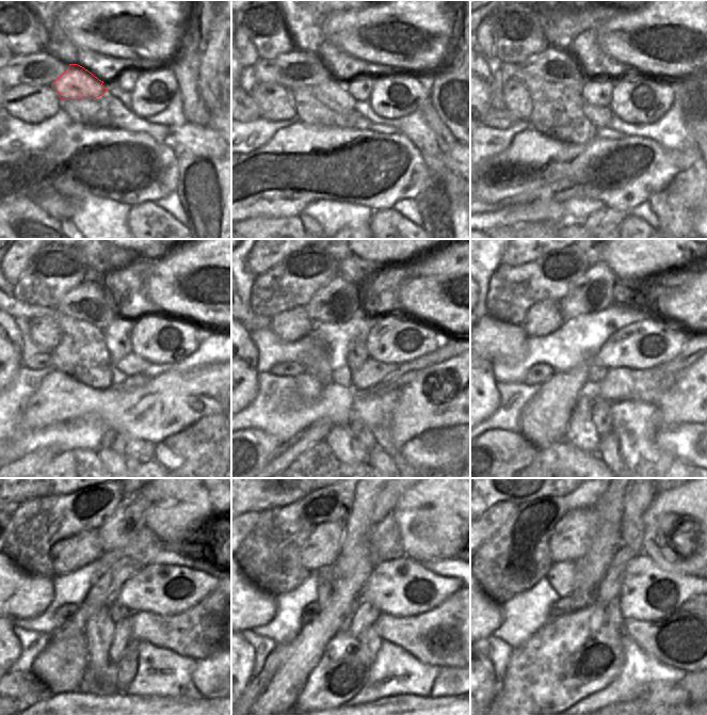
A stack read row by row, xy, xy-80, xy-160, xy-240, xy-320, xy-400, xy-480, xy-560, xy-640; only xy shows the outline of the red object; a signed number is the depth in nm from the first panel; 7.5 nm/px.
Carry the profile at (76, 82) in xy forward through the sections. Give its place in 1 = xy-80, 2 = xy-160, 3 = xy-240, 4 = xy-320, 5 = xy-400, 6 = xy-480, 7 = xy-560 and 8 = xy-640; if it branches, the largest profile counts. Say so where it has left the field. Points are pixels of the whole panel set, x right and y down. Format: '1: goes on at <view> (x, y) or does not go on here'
1: goes on at xy-80 (332, 93)
2: goes on at xy-160 (599, 116)
3: goes on at xy-240 (131, 364)
4: goes on at xy-320 (372, 371)
5: goes on at xy-400 (617, 383)
6: goes on at xy-480 (198, 634)
7: goes on at xy-560 (448, 635)
8: goes on at xy-640 (687, 639)

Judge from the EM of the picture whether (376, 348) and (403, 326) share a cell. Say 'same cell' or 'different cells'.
same cell

